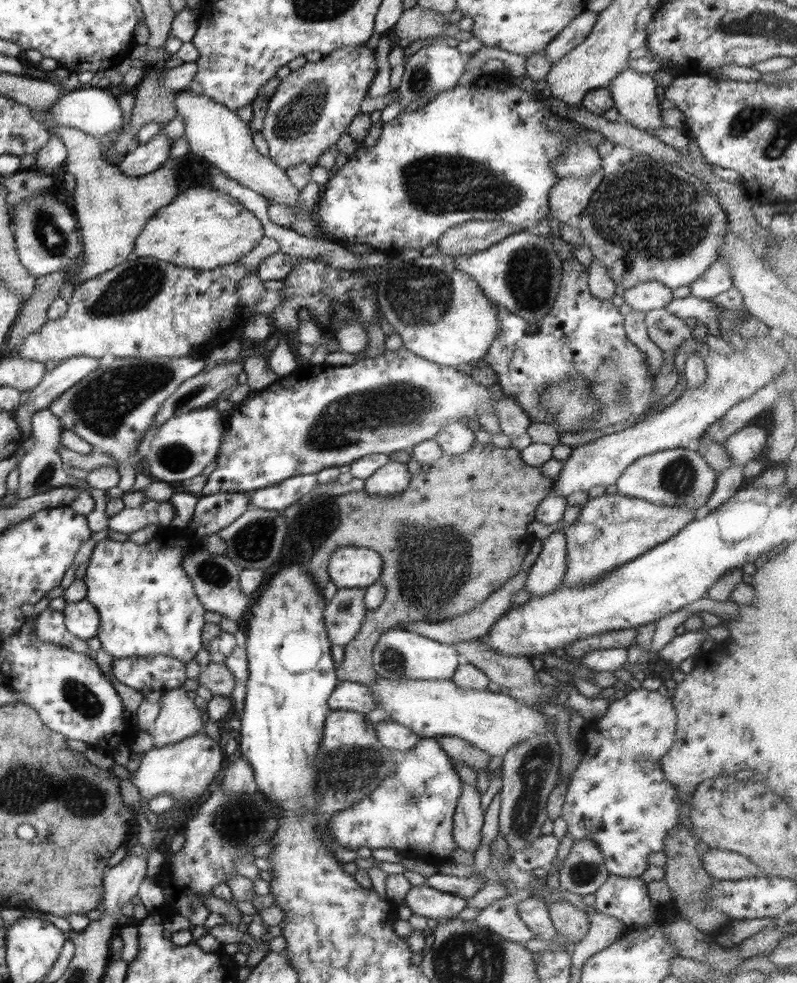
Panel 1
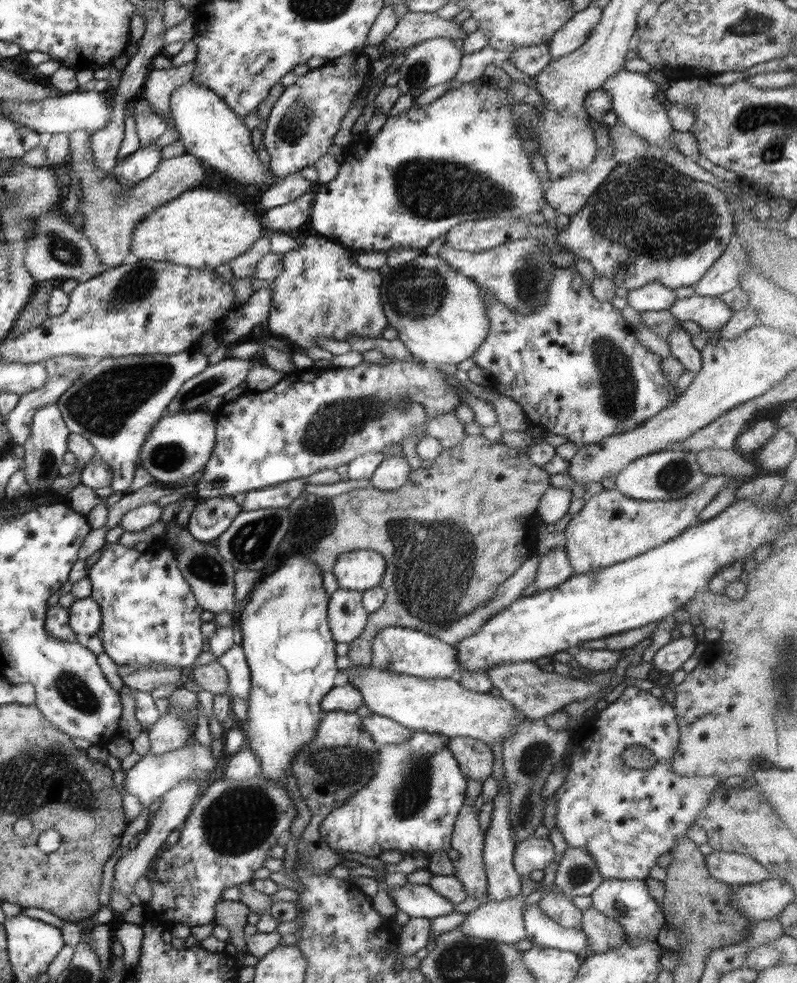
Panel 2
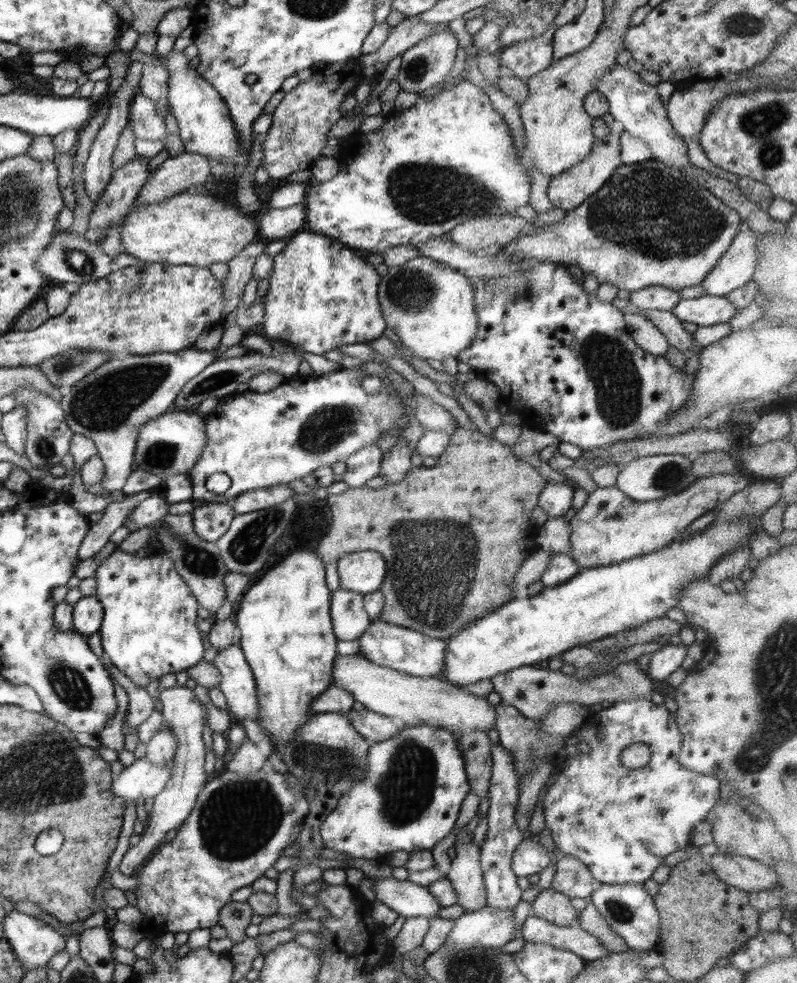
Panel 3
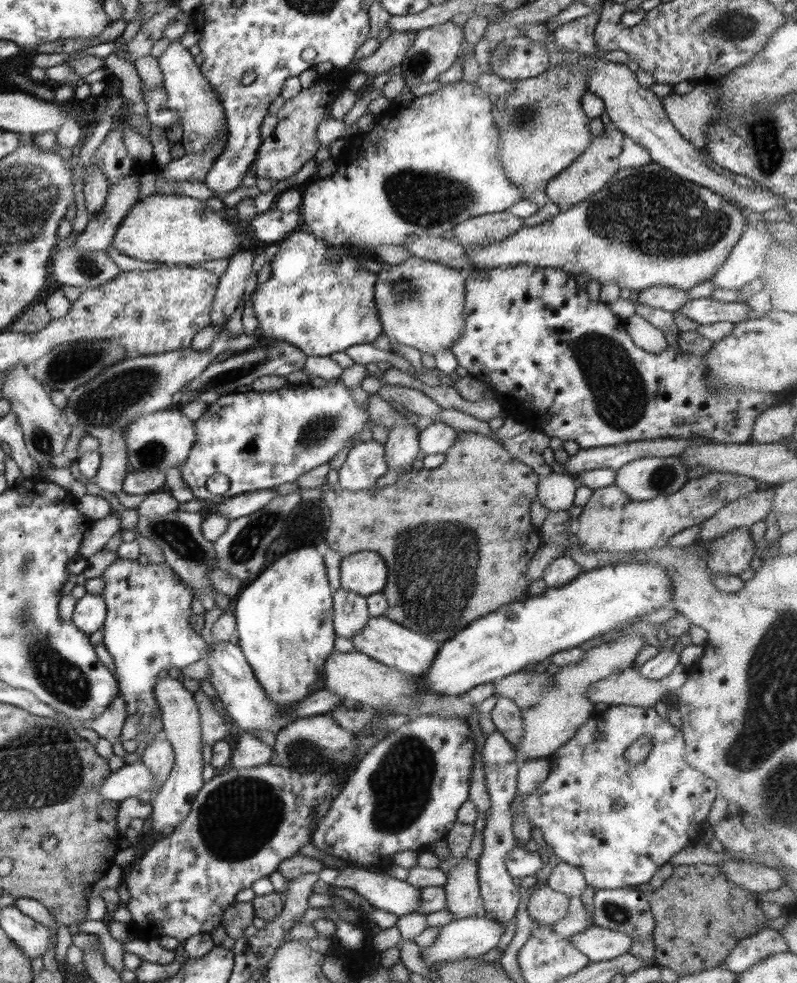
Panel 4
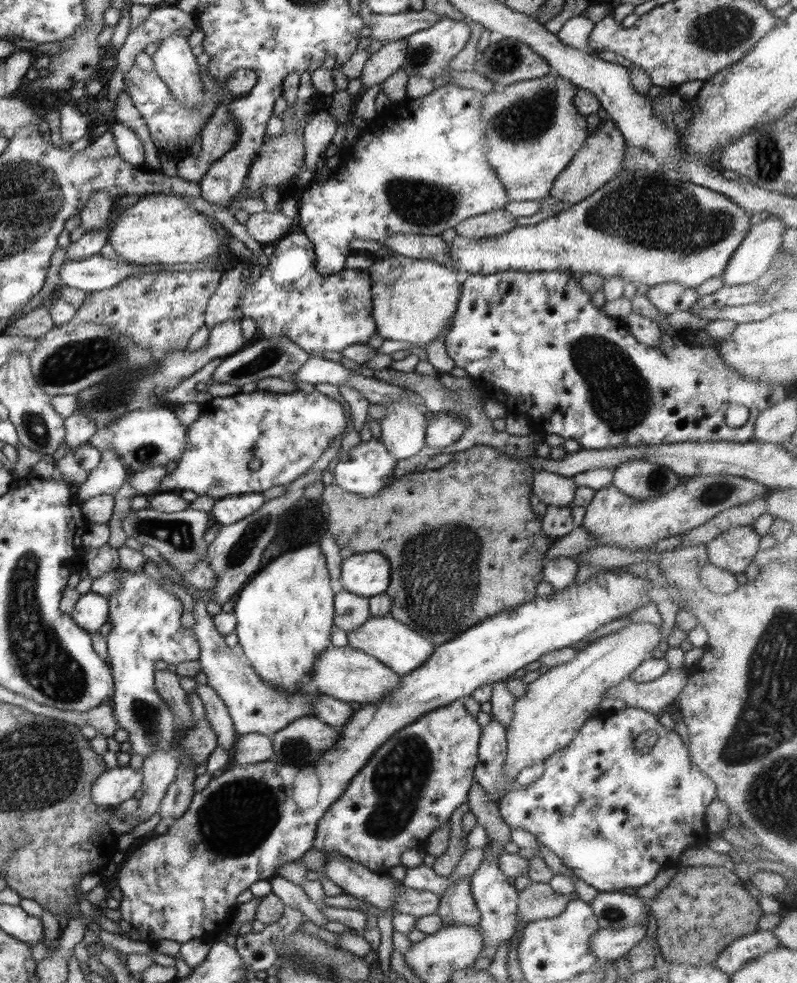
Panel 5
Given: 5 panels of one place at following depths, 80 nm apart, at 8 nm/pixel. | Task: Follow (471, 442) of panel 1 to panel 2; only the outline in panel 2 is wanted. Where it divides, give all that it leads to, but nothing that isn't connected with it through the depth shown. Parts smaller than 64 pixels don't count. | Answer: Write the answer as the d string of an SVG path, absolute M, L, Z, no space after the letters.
M445 412L440 416L433 416L425 420L427 430L425 434L437 438L443 448L458 446L467 435L464 425L454 412Z

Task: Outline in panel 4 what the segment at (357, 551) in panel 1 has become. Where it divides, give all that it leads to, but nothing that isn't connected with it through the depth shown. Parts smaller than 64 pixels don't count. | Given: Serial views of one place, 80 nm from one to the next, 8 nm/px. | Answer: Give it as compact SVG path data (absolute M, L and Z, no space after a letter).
M372 551L344 557L340 564L341 588L365 597L381 593L389 578L386 562Z

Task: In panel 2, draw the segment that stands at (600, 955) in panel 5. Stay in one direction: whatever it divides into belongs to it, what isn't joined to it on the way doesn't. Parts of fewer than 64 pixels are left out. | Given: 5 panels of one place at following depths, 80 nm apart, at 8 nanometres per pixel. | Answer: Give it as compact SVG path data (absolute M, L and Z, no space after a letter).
M538 904L525 906L523 921L526 928L525 938L539 948L560 949L576 954L589 951L587 936L582 929L562 928Z

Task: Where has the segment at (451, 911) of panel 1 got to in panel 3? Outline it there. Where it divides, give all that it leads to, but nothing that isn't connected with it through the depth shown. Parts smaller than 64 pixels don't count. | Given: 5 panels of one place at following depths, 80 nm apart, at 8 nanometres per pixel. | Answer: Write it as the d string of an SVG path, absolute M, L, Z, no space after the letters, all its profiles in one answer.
M394 877L386 879L370 878L374 882L375 900L380 900L406 918L424 916L435 918L443 906L428 890L408 879L400 881Z

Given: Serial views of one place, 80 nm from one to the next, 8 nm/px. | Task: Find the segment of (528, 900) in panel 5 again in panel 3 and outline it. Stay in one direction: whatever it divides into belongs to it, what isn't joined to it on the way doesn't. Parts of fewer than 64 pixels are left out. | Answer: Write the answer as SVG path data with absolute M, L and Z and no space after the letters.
M549 888L539 893L532 901L531 912L556 926L572 926L577 922L577 910L571 898Z

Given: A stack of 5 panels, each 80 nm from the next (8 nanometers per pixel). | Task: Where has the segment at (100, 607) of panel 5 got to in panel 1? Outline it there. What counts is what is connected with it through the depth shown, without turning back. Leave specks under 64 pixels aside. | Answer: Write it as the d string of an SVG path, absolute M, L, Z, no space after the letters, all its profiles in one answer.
M86 599L80 602L71 602L62 610L65 616L66 629L78 639L92 639L96 637L100 627L99 612Z

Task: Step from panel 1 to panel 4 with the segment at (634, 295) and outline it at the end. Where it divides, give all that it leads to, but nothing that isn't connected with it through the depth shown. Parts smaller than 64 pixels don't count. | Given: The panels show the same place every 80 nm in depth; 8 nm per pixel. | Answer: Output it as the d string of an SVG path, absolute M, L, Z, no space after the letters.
M653 286L652 288L641 290L637 294L637 300L634 302L674 313L682 309L682 306L688 300L690 300L690 297L688 297L686 290L674 288L673 286Z

